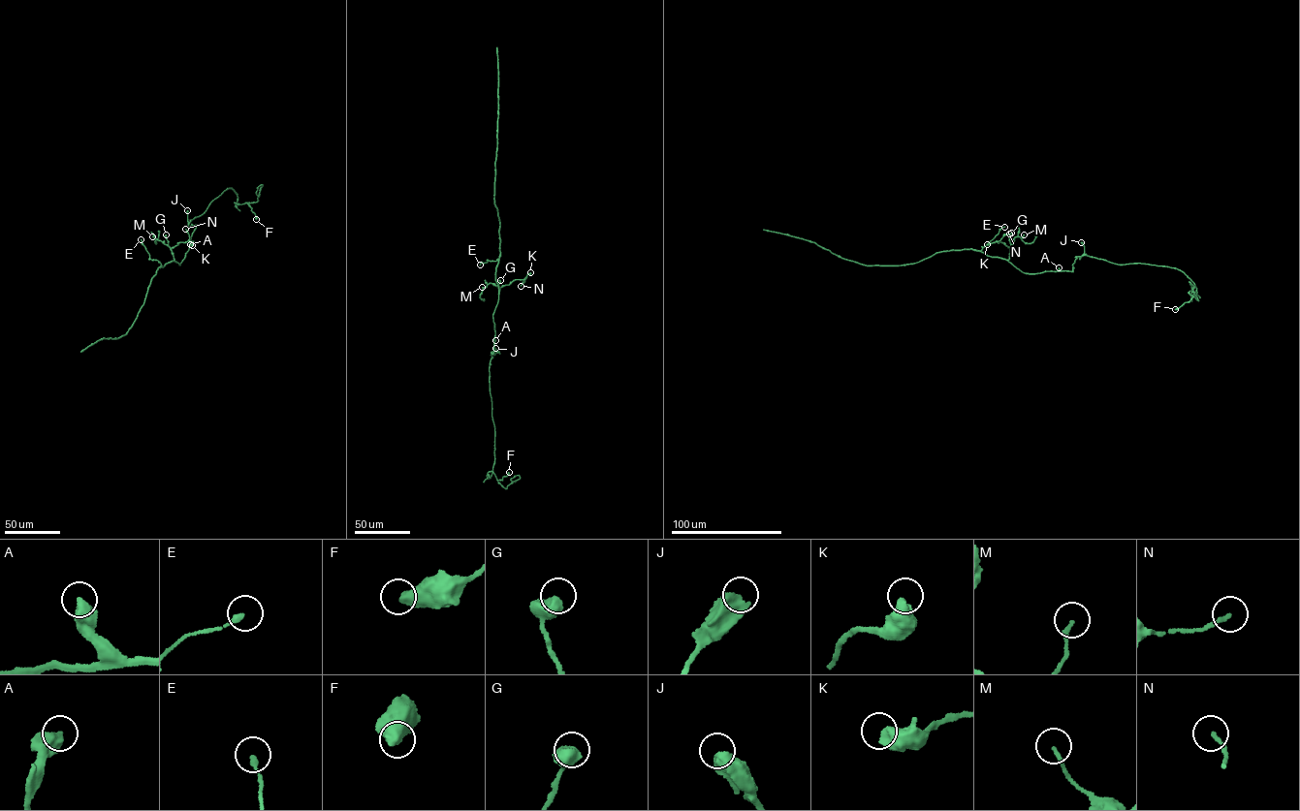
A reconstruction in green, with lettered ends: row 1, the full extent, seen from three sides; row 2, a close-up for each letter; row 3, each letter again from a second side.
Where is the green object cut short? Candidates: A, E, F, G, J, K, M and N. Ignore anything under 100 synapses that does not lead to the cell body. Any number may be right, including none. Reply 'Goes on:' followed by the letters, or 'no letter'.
Goes on: no letter

